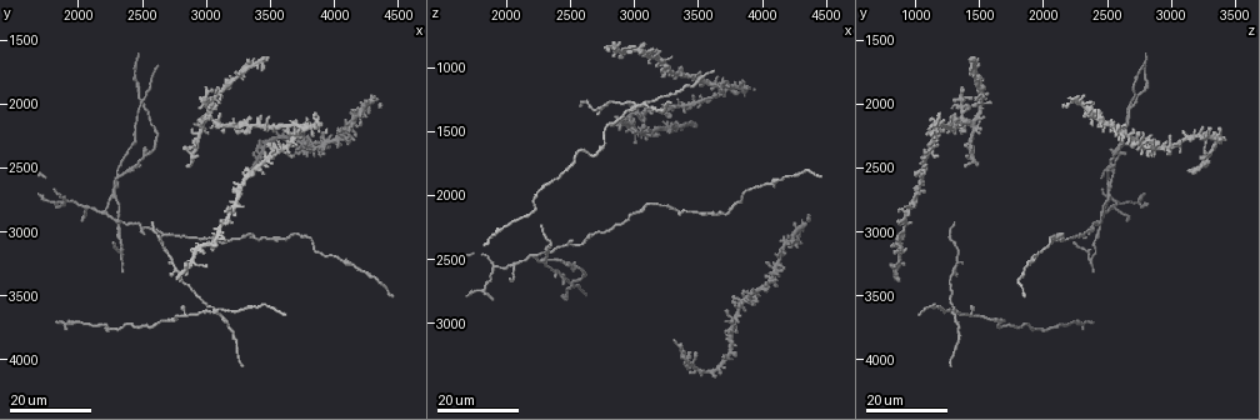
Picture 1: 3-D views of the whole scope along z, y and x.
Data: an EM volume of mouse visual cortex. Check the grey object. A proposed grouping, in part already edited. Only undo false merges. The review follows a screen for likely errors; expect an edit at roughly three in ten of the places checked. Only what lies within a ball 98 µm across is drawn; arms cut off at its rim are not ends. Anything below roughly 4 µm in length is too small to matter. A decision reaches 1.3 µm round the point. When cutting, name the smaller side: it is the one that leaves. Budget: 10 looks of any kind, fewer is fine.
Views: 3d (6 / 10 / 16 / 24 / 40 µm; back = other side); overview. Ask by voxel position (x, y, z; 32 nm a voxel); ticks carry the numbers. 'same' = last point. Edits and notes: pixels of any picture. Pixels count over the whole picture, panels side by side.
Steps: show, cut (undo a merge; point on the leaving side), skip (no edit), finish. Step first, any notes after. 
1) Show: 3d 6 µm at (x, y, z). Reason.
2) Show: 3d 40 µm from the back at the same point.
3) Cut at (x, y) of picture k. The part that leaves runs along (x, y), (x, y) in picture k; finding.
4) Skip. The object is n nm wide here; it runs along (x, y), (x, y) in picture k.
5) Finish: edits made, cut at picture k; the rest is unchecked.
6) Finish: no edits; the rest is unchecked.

Show: 3d 16 µm at (2060, 2840, 2580). Two arms in line, one across.

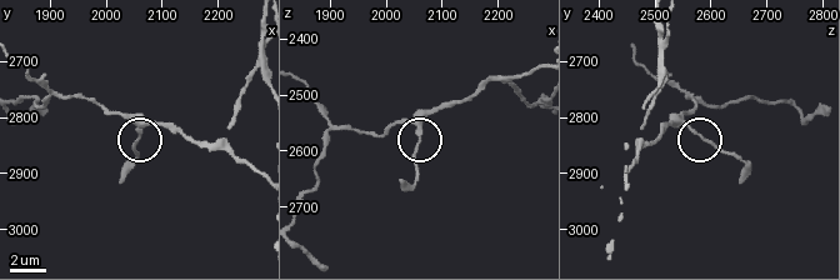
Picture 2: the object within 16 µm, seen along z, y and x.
Show: 3d 10 µm at (2055, 2815, 2560).

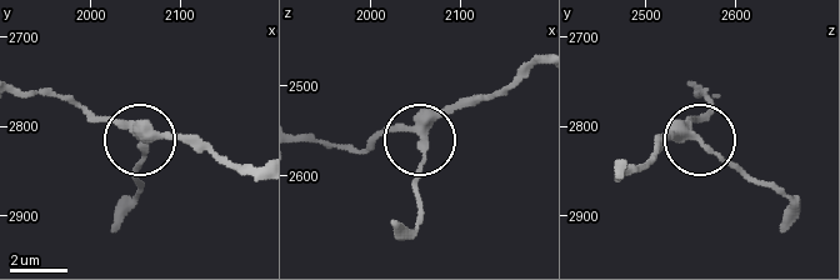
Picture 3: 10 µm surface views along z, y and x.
Skip. 3 arms meet here; it runs along (534, 63), (426, 133), (419, 146), (419, 194) in picture 3; all the same cell.

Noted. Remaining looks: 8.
Show: 3d 16 µm at (2320, 2920, 2460). Four arms meet.

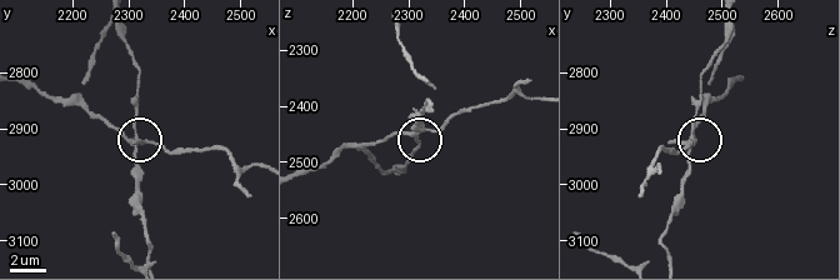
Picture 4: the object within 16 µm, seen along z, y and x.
Show: 3d 10 µm at (2325, 2925, 2430).

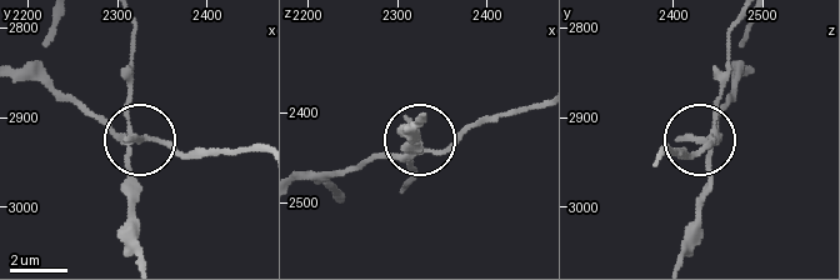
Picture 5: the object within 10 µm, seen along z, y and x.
Cut at (131, 180) of picture 5. Two cells meet here.

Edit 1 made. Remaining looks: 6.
Show: 3d 16 µm at (3700, 3000, 2140). Thin neck.

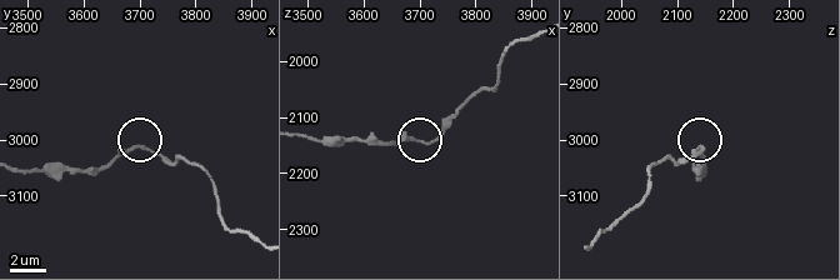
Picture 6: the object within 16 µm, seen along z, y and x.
Show: 3d 6 µm at (3715, 3020, 2140).

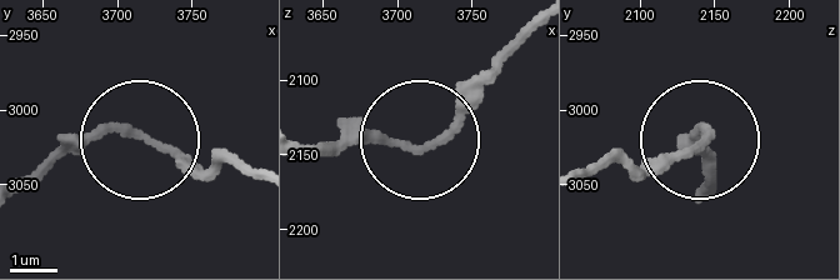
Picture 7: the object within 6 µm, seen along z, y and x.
Skip. The object is 150 nm wide here; it runs along (24, 175), (120, 128), (248, 171) in picture 7; continuous, no second cell.

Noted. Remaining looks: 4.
Show: 3d 24 µm at (3080, 3600, 1320). Four or more arms meet.

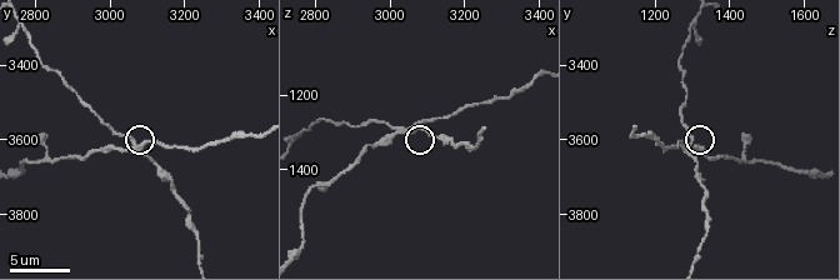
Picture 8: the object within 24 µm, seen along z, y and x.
Show: 3d 6 µm at (3070, 3620, 1290). Closer look.

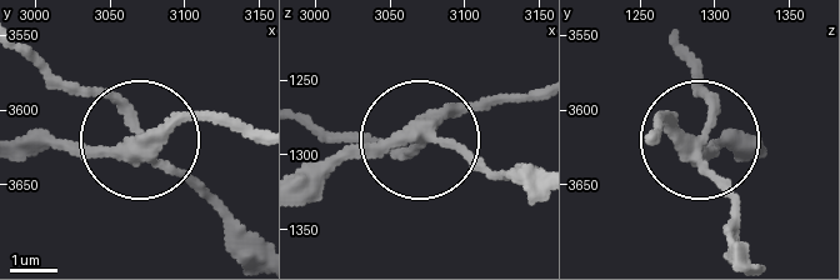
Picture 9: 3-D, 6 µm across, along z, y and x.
Show: 3d 6 µm from the back at (3070, 3616, 1292). Other side.

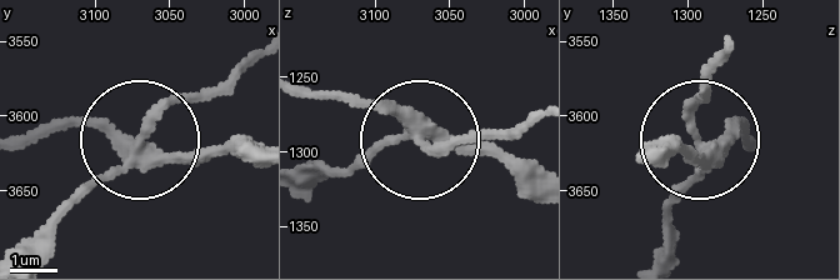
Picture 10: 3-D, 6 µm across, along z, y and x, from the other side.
Cut at (173, 100) of picture 10. The object is 290 nm wide here; the part that leaves runs along (128, 154), (164, 110), (211, 94), (259, 50) in picture 10; a second cell is stuck on.

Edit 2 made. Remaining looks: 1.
Show: 3d 10 µm at (2500, 2975, 2375).

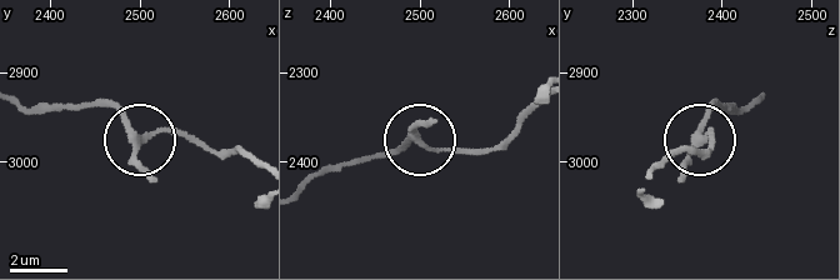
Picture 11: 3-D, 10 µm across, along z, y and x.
Skip. The side arm is 37 µm long; all the same cell.

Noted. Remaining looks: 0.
Finish: edits made, cut at picture 5, cut at picture 10; the rest is unchecked.

